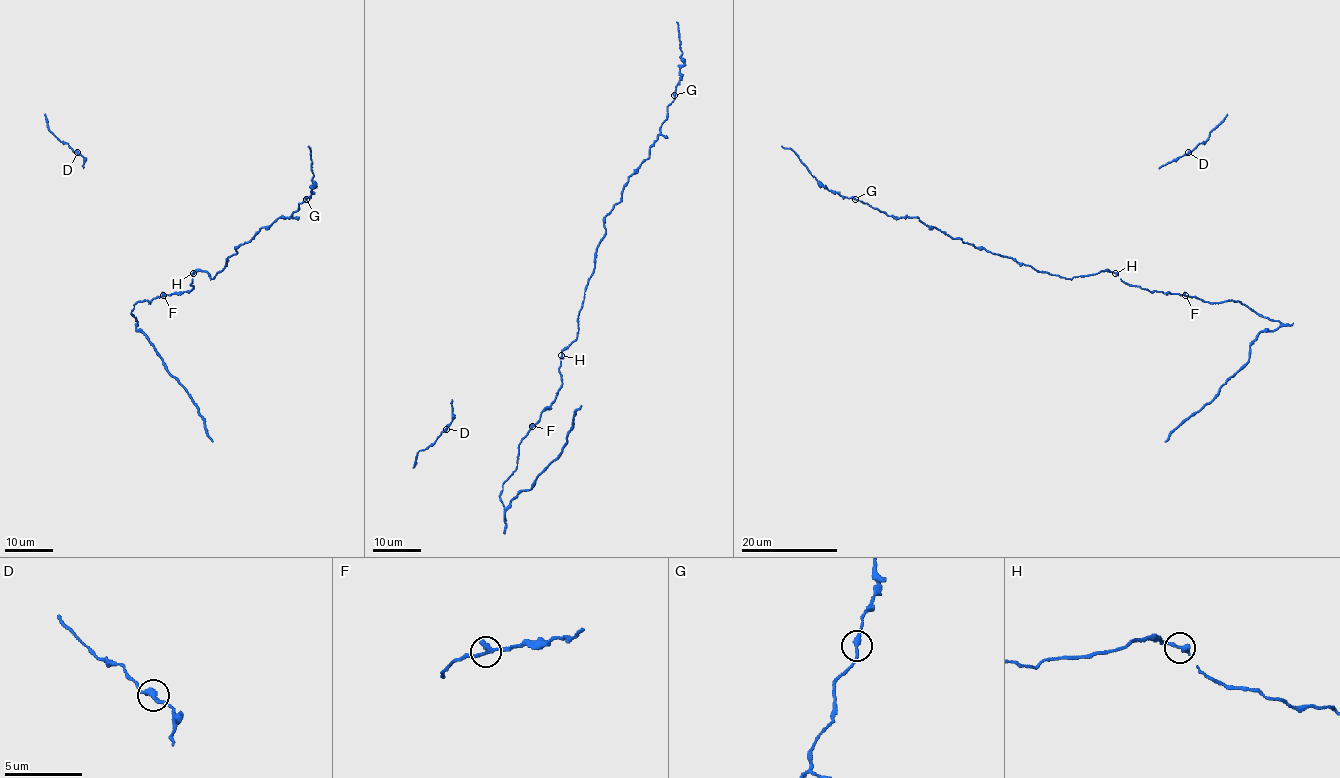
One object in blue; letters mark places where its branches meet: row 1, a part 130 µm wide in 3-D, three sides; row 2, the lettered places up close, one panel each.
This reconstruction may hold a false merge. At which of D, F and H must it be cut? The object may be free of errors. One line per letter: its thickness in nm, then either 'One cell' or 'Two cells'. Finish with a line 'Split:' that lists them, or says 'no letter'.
D: Thickness 320 nm. One cell
F: Thickness 280 nm. One cell
H: Thickness 380 nm. One cell
Split: no letter

